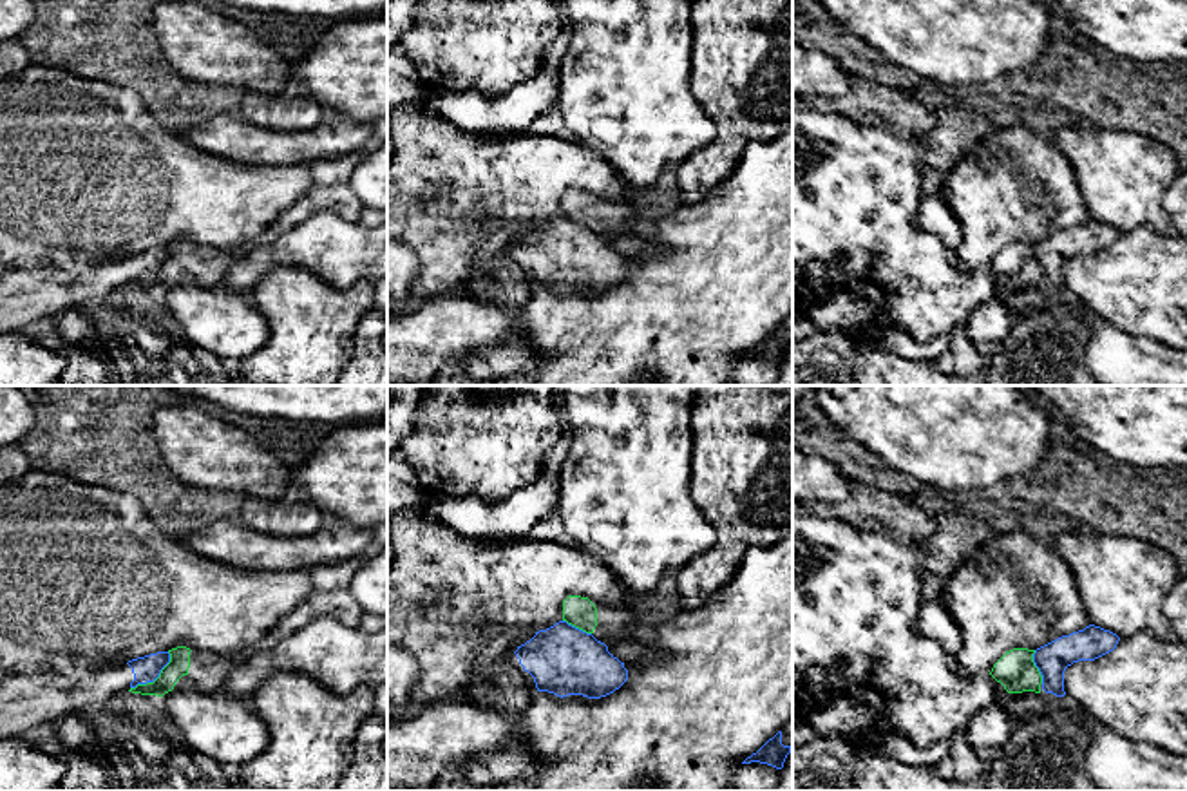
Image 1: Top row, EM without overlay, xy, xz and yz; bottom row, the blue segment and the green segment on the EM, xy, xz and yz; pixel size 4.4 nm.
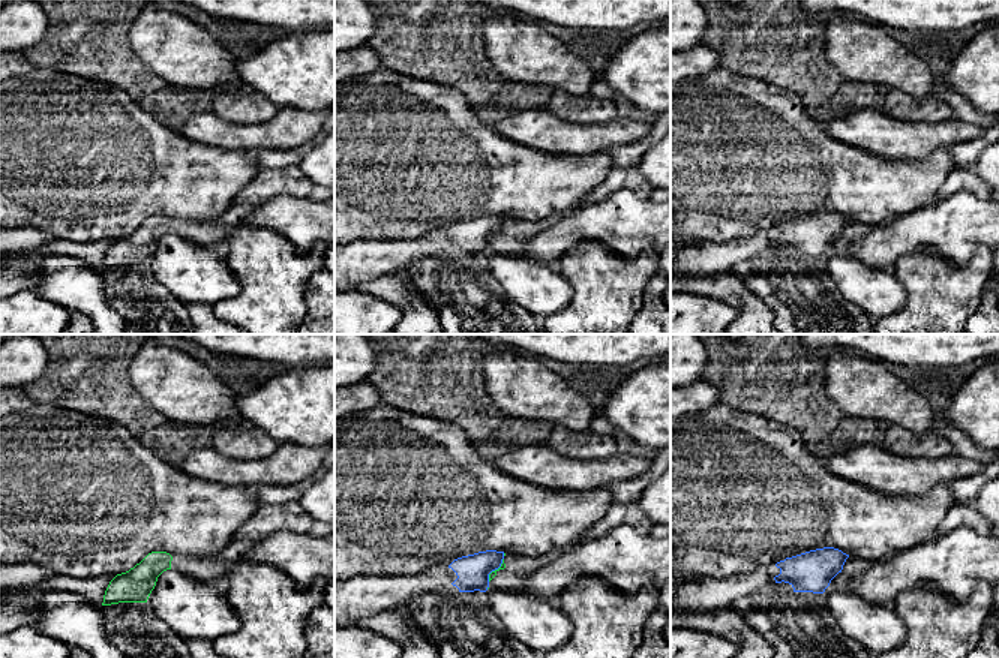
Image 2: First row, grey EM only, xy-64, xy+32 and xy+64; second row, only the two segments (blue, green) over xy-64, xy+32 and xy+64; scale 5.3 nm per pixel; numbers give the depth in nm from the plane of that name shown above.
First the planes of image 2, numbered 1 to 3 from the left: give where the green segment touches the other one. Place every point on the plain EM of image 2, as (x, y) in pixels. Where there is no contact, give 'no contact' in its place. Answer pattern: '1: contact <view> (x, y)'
1: no contact
2: contact xy+32 (495, 233)
3: no contact

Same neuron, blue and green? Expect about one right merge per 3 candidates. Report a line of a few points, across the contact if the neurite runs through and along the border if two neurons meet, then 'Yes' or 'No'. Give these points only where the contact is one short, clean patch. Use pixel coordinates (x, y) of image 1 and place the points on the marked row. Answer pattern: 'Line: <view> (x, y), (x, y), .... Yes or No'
Line: xy (170, 654), (170, 659), (152, 681), (138, 683), (131, 688). No

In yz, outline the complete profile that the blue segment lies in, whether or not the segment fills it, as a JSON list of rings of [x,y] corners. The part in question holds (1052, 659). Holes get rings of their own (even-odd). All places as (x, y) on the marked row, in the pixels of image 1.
[[[1089,624],[1084,630],[1062,635],[1033,653],[1033,662],[1042,675],[1042,690],[1064,697],[1064,672],[1078,661],[1095,661],[1118,644],[1120,637],[1109,630]]]

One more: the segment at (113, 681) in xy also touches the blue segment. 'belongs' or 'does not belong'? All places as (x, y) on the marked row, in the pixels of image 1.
belongs

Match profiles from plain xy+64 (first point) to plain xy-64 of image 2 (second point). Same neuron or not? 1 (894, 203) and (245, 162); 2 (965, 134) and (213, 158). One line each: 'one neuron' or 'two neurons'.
1: one neuron
2: two neurons

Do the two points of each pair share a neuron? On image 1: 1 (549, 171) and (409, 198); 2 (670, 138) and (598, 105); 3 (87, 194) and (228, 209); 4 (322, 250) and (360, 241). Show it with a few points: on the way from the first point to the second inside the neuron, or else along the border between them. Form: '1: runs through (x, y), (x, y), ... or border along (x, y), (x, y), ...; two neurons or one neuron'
1: runs through (514, 174), (444, 174); one neuron
2: runs through (652, 120), (645, 118), (632, 105), (616, 105); one neuron
3: runs through (122, 194), (194, 196); one neuron
4: runs through (332, 250), (351, 250); one neuron

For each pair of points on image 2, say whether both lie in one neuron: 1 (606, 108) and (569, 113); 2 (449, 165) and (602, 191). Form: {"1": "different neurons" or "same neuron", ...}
{"1": "same neuron", "2": "different neurons"}

